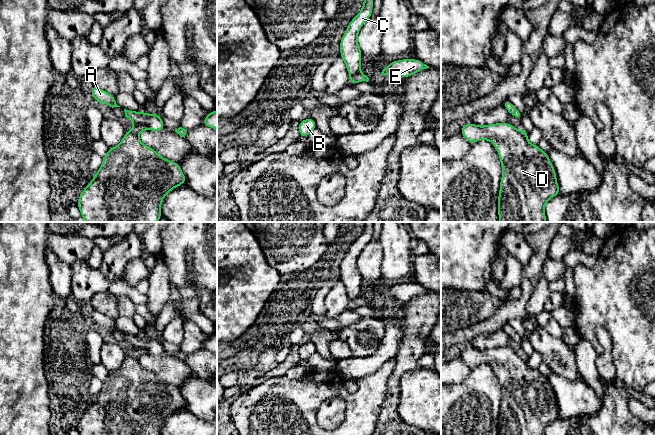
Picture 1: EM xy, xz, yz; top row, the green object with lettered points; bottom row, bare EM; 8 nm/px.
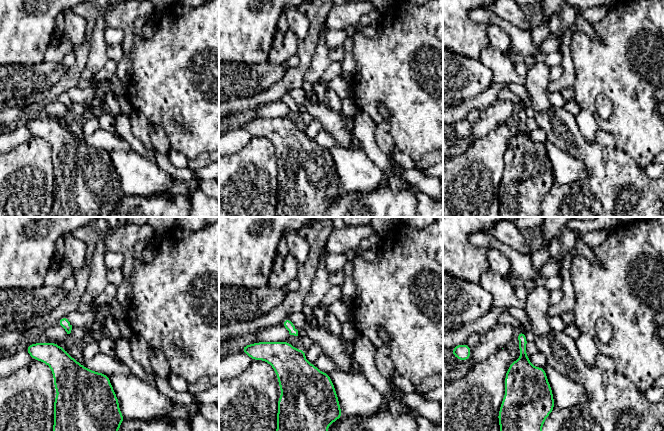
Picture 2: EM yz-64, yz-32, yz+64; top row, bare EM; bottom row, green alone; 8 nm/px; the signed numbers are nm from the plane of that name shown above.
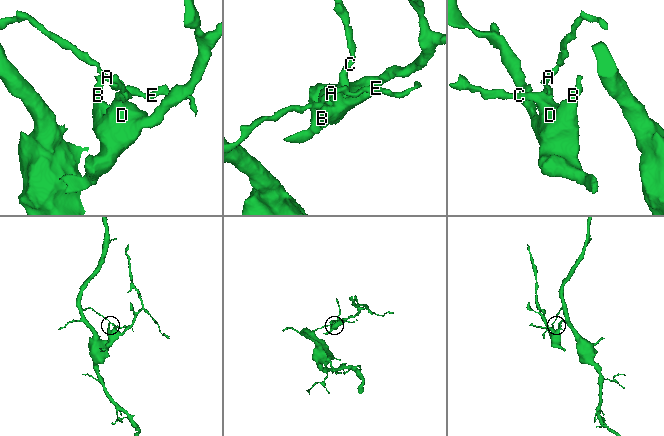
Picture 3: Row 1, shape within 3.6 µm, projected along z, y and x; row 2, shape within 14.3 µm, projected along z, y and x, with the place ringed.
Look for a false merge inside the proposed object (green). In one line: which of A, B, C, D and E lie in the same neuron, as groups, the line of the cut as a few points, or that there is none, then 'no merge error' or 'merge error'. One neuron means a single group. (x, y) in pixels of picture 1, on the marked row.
A E / B C D | xz (360, 71), (350, 76) | merge error

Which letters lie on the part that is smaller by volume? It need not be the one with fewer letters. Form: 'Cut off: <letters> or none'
Cut off: B, C, D

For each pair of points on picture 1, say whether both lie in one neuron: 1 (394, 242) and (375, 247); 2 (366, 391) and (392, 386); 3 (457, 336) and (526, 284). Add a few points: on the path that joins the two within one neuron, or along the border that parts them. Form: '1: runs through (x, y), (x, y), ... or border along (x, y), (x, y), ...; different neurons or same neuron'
1: border along (379, 238), (382, 251), (382, 267), (380, 269); different neurons
2: border along (395, 365), (388, 379), (387, 394), (380, 409); different neurons
3: runs through (477, 329), (490, 326), (517, 304); same neuron

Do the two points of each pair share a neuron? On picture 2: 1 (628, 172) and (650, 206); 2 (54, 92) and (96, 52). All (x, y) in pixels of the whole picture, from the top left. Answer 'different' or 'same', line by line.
1: same
2: different

